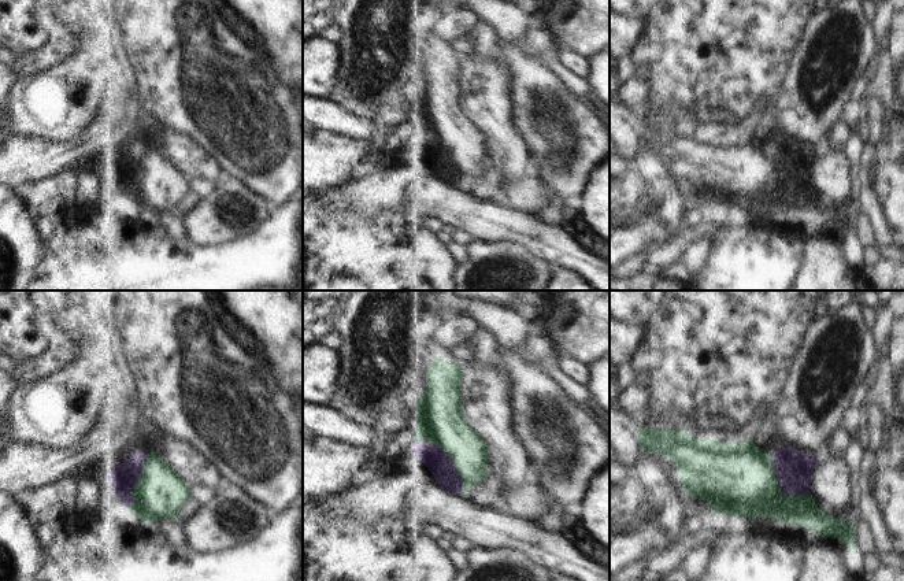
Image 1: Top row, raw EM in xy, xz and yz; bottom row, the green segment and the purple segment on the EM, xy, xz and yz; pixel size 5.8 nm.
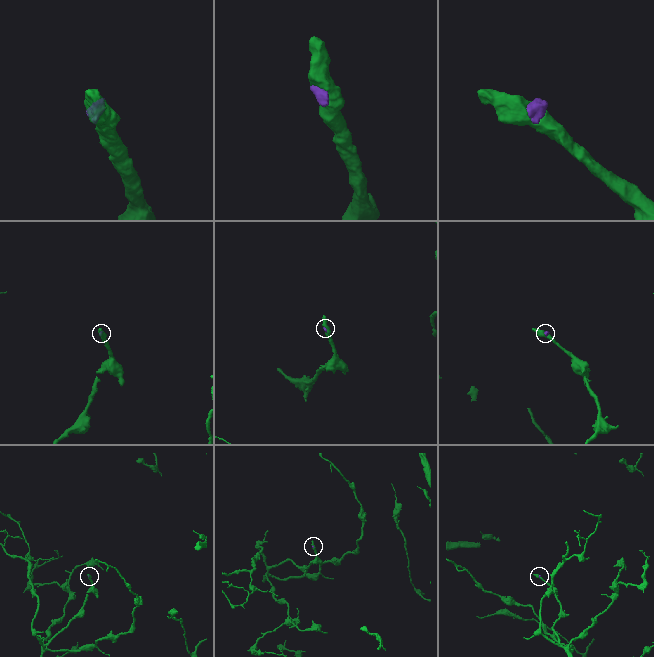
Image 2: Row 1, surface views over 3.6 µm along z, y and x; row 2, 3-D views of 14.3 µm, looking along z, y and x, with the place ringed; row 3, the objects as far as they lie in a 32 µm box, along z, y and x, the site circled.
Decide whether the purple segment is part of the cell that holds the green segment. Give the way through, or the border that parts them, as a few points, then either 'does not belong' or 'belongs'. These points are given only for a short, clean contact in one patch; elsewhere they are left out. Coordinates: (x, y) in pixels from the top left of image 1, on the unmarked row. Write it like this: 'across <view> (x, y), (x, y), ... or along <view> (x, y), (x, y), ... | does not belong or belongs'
belongs

